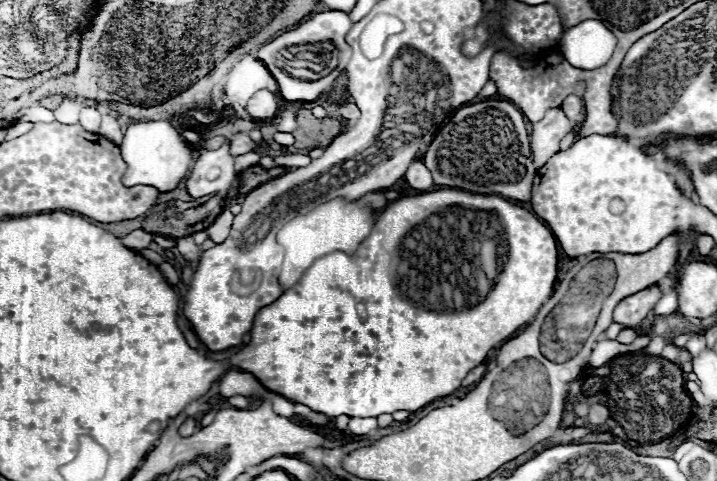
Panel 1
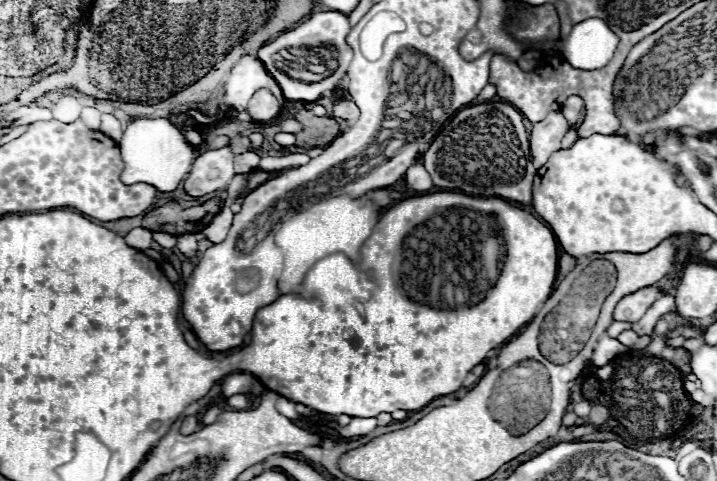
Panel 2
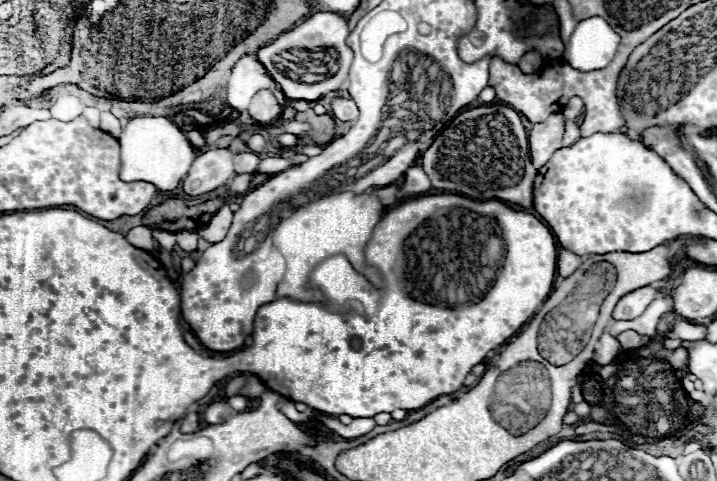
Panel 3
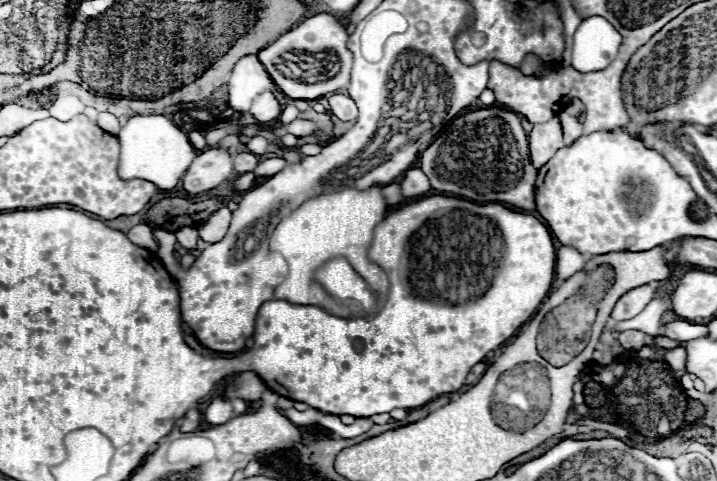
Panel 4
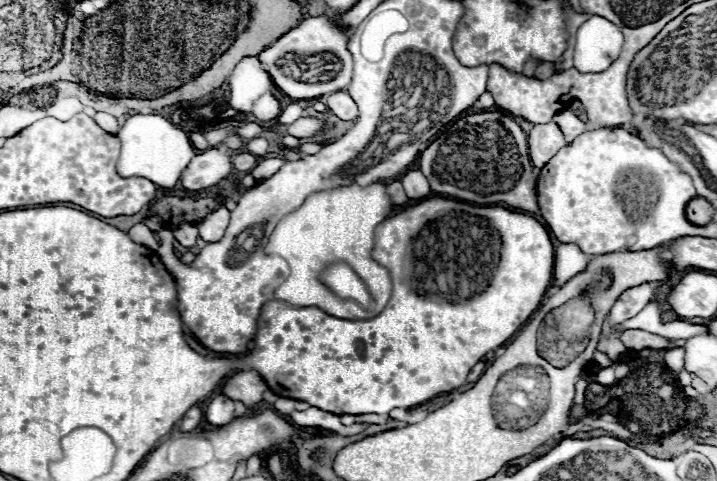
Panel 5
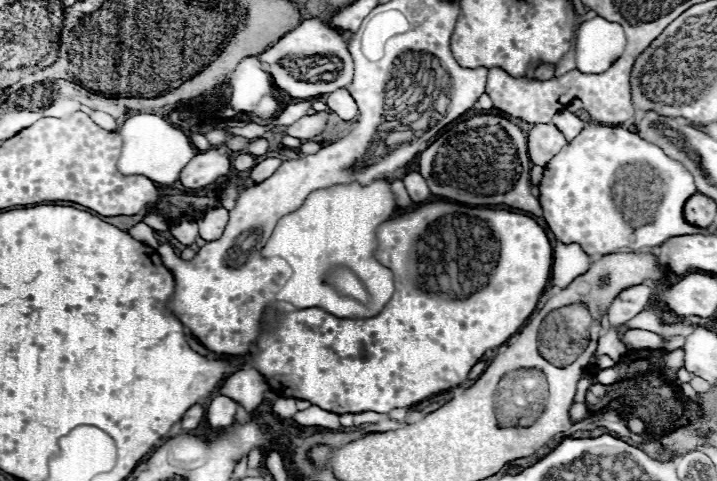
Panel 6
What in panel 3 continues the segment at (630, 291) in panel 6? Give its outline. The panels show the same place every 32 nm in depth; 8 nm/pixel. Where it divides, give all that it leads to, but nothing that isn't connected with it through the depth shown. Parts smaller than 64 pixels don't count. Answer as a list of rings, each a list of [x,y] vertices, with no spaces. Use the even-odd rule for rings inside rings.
[[[642,286],[642,288],[636,288],[632,292],[628,292],[626,296],[622,296],[612,312],[612,318],[614,320],[632,320],[636,316],[640,316],[646,306],[656,298],[658,290],[652,288],[652,286]]]

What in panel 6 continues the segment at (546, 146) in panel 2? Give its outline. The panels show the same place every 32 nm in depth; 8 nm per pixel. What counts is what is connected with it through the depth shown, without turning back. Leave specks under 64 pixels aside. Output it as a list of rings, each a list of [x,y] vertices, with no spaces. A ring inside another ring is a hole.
[[[536,124],[528,132],[528,156],[538,166],[546,166],[566,144],[566,138],[554,124]]]

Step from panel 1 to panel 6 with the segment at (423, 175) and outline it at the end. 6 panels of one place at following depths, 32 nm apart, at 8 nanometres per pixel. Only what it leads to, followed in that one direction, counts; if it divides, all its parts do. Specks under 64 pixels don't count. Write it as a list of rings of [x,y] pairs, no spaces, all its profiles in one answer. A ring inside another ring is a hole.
[[[408,172],[404,178],[402,178],[410,198],[414,200],[414,204],[424,204],[424,202],[430,202],[432,196],[430,196],[430,190],[426,186],[426,180],[422,180],[422,176],[418,172]]]

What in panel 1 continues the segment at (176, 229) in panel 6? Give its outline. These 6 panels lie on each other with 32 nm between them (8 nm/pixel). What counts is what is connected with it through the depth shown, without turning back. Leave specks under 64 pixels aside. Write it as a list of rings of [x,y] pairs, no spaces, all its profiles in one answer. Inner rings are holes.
[[[184,236],[184,238],[180,238],[178,240],[178,244],[176,244],[176,248],[182,252],[182,256],[188,260],[188,262],[198,262],[198,254],[200,254],[200,250],[198,250],[198,246],[194,244],[194,238],[192,236]]]

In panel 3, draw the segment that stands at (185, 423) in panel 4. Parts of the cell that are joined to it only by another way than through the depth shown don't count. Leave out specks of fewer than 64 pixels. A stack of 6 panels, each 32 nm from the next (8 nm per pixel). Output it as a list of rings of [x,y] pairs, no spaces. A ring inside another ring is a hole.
[[[190,412],[190,414],[186,414],[186,416],[182,418],[180,430],[182,430],[184,434],[190,434],[190,432],[196,432],[196,430],[198,430],[198,424],[200,424],[198,414],[196,414],[196,412]]]

